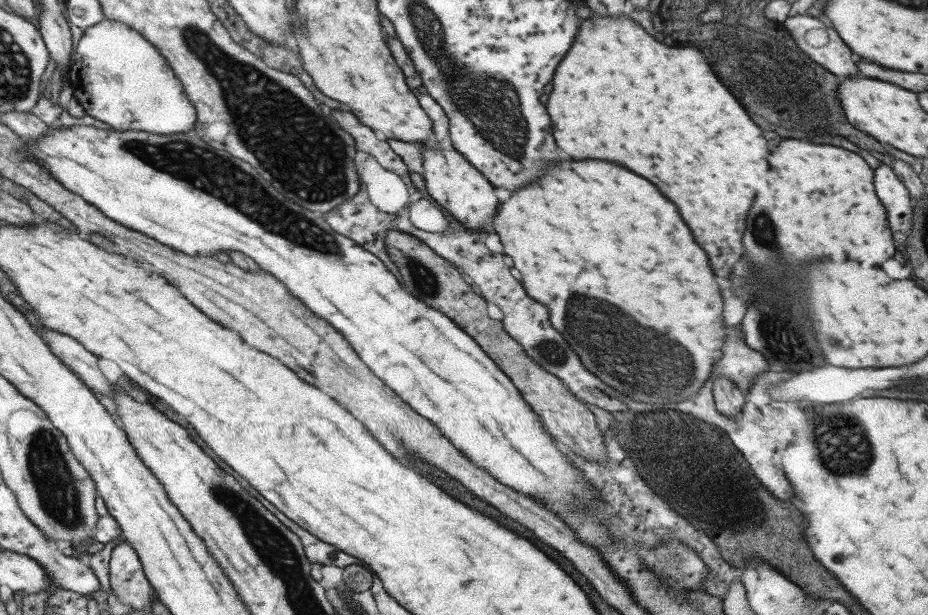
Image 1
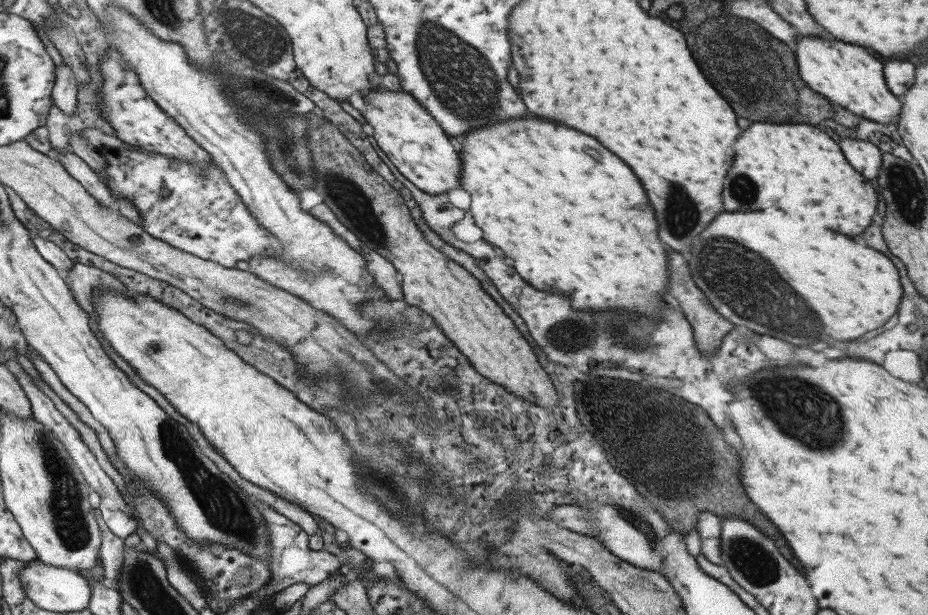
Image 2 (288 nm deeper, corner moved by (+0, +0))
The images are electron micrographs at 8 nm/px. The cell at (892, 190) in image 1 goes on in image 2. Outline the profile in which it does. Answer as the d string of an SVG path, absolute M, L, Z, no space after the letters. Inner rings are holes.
M839 138L837 144L853 170L863 174L867 180L877 180L881 166L881 152L877 146L873 146L869 140L859 138Z

